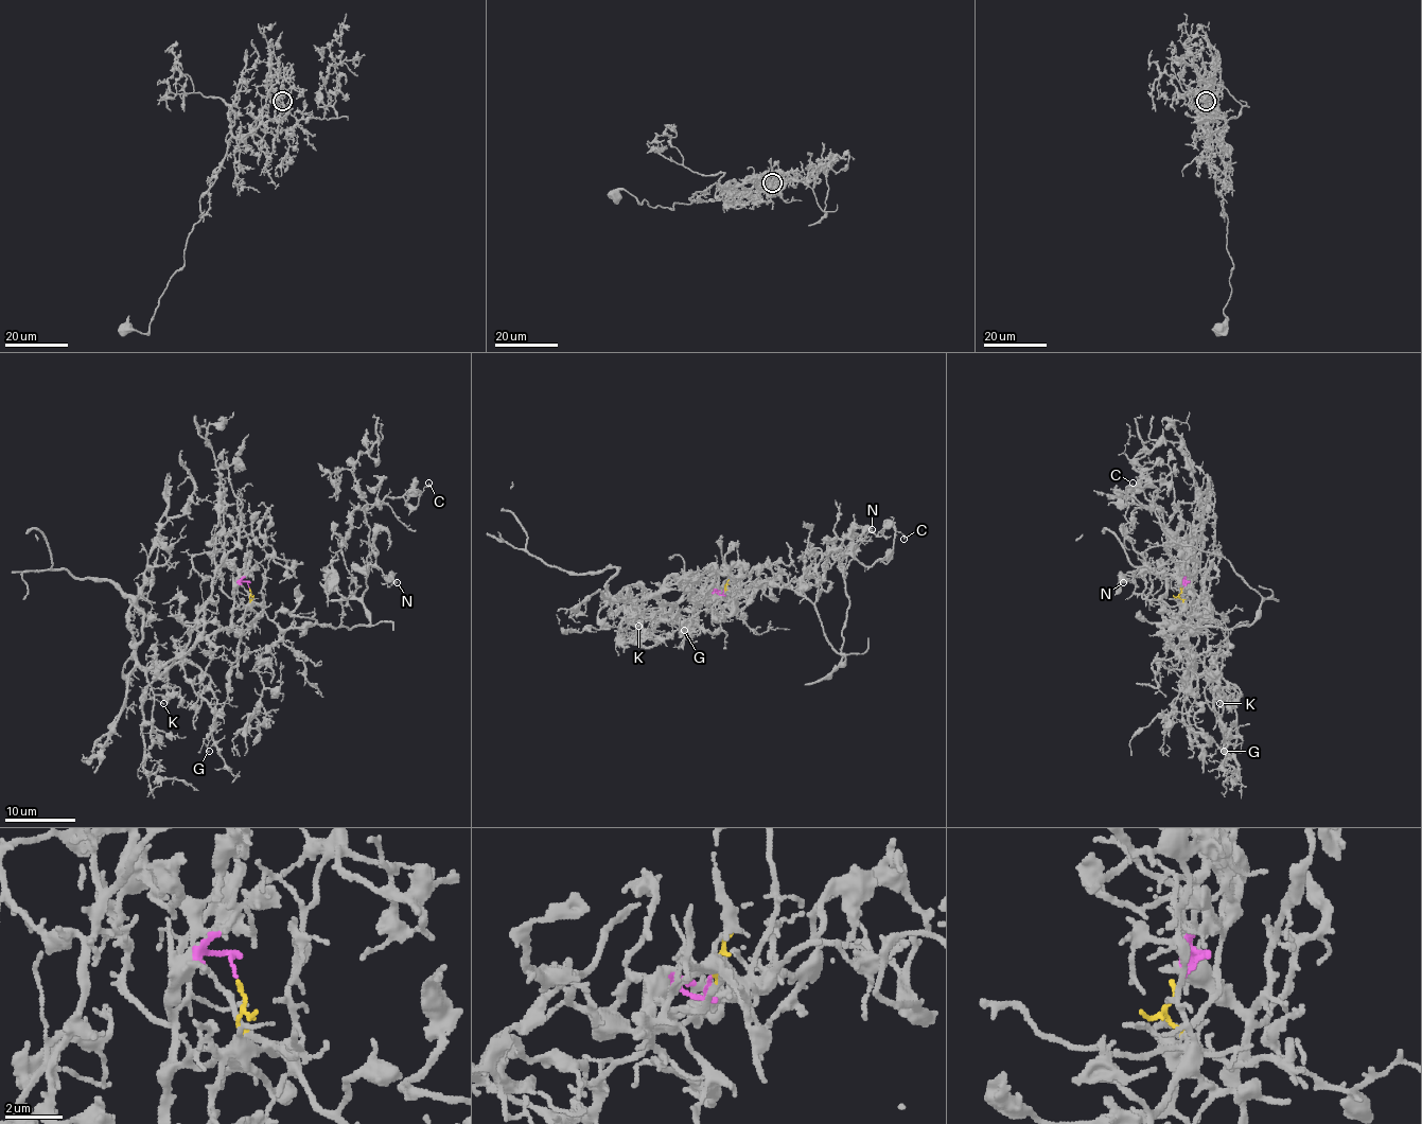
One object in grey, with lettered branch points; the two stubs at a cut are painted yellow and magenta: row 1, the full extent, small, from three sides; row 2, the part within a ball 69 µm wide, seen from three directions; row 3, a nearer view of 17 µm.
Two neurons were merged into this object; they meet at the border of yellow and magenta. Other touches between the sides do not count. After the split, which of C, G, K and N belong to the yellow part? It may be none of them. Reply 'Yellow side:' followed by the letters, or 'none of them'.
Yellow side: C, N

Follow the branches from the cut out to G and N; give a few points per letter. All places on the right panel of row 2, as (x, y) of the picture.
G: (1182, 587), (1188, 582), (1197, 598), (1197, 622), (1171, 644), (1203, 673), (1213, 662), (1224, 751)
N: (1182, 587), (1173, 628), (1250, 625), (1262, 598), (1227, 559), (1174, 542), (1147, 548), (1123, 582)

